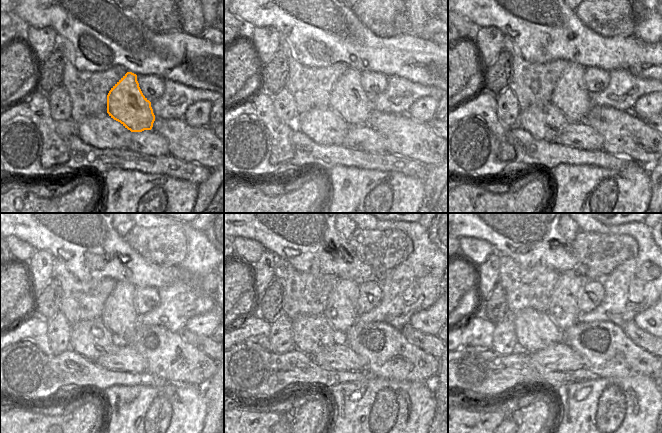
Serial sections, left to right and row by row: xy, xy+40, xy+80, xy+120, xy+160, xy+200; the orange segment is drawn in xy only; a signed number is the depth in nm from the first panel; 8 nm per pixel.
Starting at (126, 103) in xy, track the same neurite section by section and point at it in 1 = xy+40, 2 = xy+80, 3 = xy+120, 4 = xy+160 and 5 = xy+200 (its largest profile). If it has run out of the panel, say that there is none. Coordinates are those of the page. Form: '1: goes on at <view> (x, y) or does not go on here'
1: goes on at xy+40 (348, 99)
2: goes on at xy+80 (570, 95)
3: goes on at xy+120 (119, 316)
4: goes on at xy+160 (341, 312)
5: goes on at xy+200 (563, 310)

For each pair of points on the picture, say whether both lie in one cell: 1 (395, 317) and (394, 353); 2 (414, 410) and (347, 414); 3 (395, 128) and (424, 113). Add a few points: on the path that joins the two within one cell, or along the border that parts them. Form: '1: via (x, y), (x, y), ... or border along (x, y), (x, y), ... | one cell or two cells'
1: border along (372, 321), (381, 321), (400, 330) | two cells
2: via (406, 391), (401, 387), (386, 385), (367, 400) | one cell
3: border along (406, 114), (416, 121), (426, 124) | two cells

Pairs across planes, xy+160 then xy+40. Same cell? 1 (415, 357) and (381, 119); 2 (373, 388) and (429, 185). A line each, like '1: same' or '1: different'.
1: same
2: different

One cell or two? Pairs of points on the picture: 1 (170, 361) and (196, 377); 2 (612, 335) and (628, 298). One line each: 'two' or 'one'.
1: one
2: two

